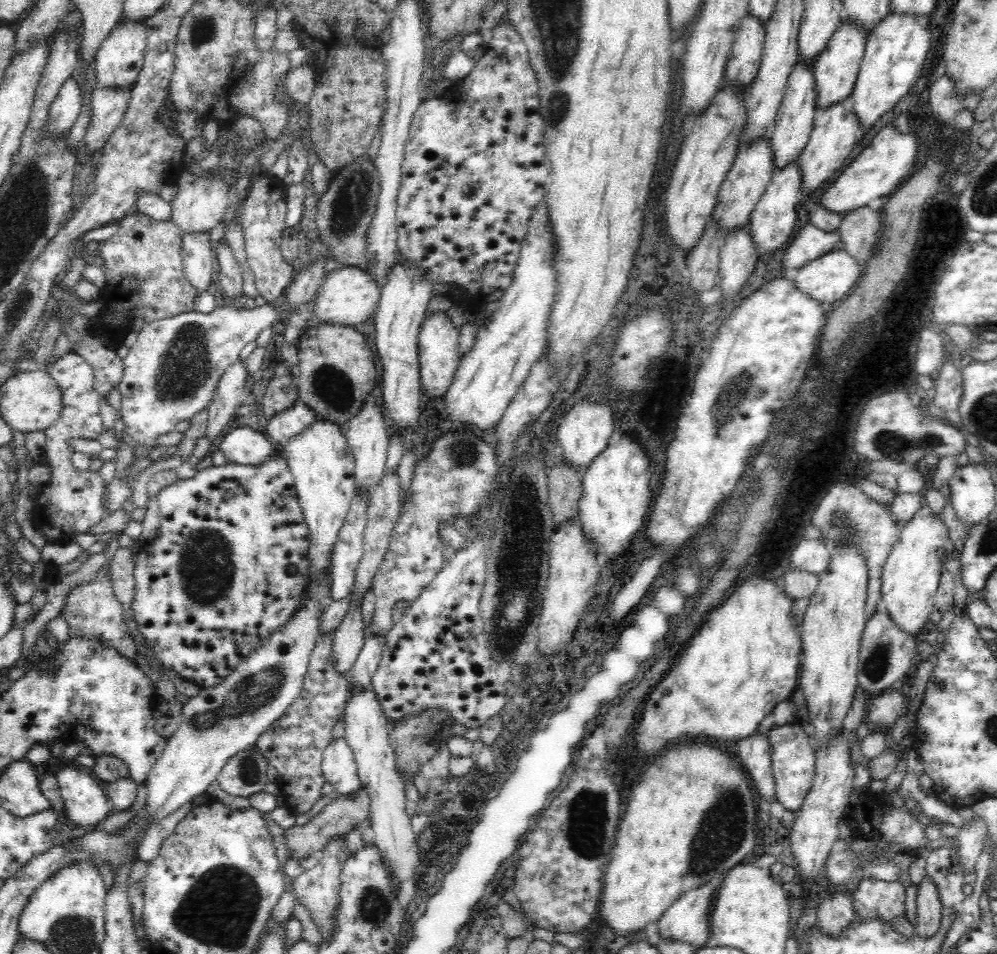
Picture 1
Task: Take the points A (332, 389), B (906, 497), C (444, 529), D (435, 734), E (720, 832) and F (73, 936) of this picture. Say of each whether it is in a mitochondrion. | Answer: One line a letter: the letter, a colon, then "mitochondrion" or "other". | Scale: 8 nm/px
A: mitochondrion
B: other
C: other
D: mitochondrion
E: mitochondrion
F: mitochondrion

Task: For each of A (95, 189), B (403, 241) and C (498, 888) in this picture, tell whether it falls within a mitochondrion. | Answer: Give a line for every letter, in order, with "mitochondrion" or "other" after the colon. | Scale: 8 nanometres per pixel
A: other
B: other
C: other

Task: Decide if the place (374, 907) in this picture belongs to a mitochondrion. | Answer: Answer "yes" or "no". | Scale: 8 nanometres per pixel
yes

